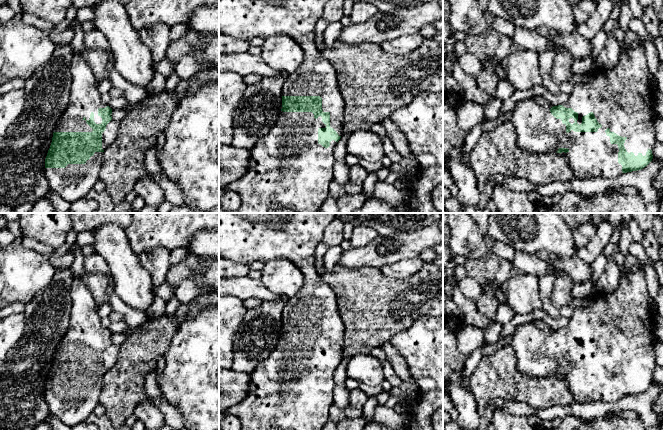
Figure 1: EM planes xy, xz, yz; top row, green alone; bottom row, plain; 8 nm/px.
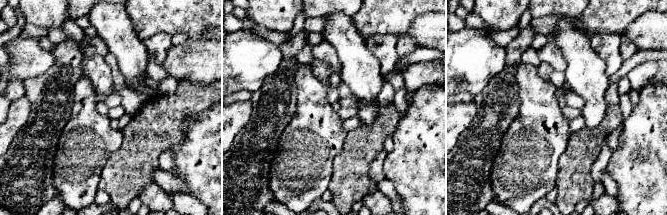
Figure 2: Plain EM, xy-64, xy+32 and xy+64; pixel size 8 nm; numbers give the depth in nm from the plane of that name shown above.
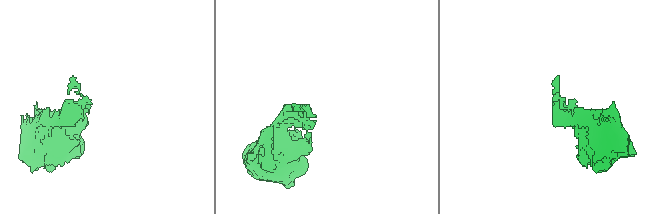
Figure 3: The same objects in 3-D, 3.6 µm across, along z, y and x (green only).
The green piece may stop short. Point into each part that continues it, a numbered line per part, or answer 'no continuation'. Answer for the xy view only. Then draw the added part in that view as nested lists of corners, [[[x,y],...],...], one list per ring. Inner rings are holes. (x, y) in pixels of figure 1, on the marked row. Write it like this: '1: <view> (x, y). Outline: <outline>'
1: xy (84, 98). Outline: [[[74,54],[70,72],[69,103],[54,132],[92,132],[93,129],[86,123],[90,114],[93,112],[94,122],[101,124],[102,118],[98,115],[98,109],[109,105],[101,100],[99,82],[81,54]]]

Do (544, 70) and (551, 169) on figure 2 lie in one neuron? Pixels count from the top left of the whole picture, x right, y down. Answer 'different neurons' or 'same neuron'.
different neurons

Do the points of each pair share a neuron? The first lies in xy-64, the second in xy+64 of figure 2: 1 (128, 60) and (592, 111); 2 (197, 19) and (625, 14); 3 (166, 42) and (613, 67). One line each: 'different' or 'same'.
1: same
2: same
3: same

